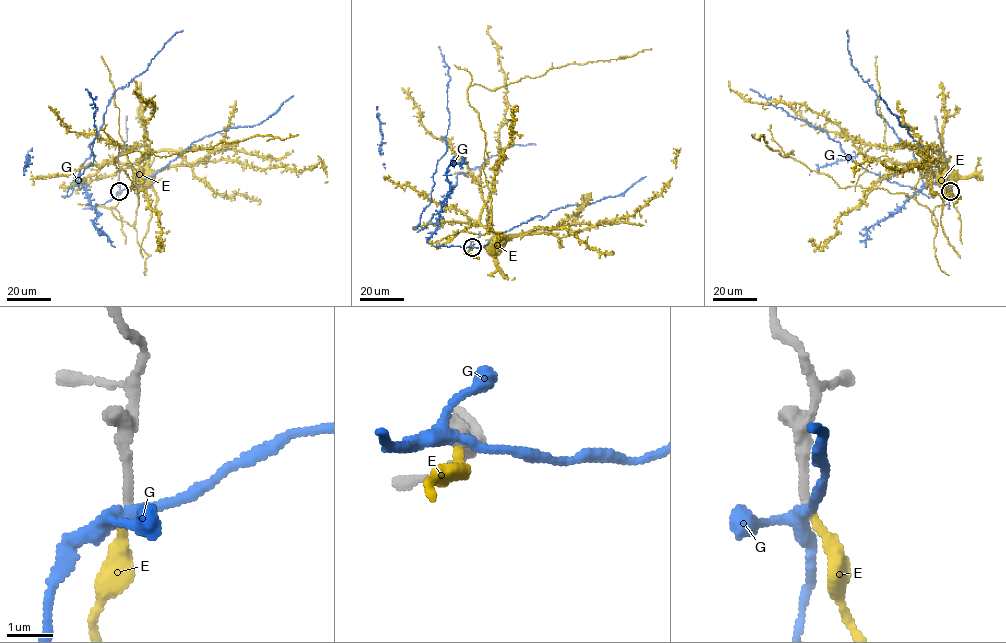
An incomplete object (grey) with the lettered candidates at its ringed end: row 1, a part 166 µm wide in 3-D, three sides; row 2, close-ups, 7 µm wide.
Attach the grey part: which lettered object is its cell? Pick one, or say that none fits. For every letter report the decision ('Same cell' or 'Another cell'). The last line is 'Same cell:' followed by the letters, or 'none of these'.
E: Same cell
G: Another cell
Same cell: E

